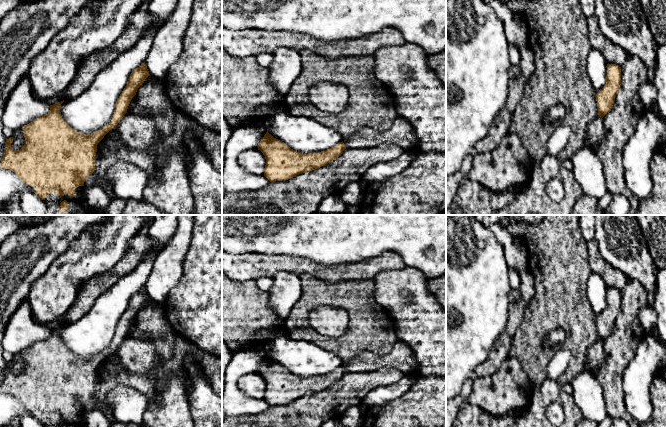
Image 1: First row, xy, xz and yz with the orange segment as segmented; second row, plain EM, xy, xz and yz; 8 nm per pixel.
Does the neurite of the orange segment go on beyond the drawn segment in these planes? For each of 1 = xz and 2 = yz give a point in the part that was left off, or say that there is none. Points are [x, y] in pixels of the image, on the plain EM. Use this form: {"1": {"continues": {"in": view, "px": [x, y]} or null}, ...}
{"1": {"continues": null}, "2": {"continues": null}}

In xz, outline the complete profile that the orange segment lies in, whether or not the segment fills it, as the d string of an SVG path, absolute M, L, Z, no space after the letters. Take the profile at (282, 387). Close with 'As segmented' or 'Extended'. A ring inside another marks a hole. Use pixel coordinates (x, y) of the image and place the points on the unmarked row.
M268 353L258 370L258 374L266 383L264 400L270 406L286 405L299 398L326 390L338 382L345 373L342 365L325 375L302 378L274 362L268 357Z. As segmented

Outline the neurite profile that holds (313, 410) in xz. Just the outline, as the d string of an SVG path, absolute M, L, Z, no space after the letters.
M381 368L379 370L366 372L346 372L338 382L328 387L326 390L307 395L286 405L270 406L268 410L261 414L243 417L225 417L222 420L222 427L321 427L321 425L328 420L340 419L347 408L362 405L362 400L373 388L397 382L404 376L405 375L401 371L395 368Z

